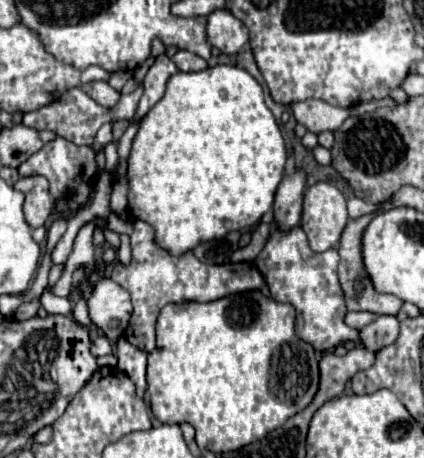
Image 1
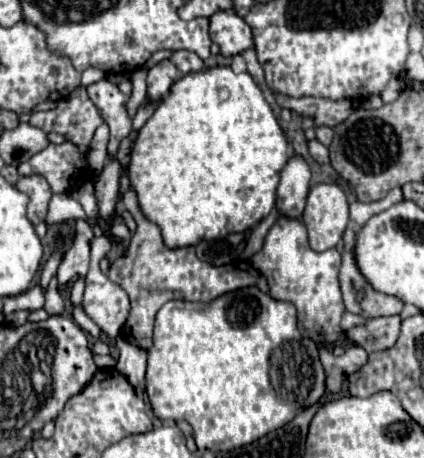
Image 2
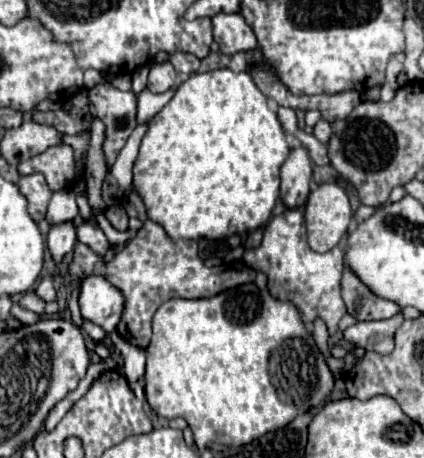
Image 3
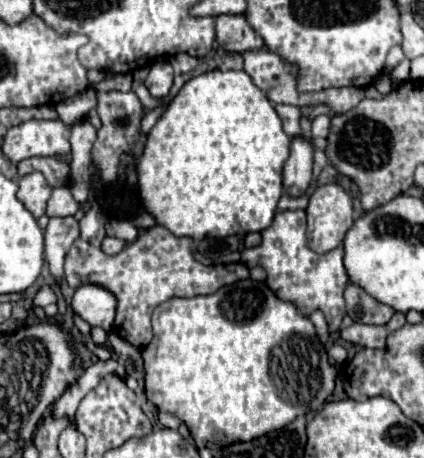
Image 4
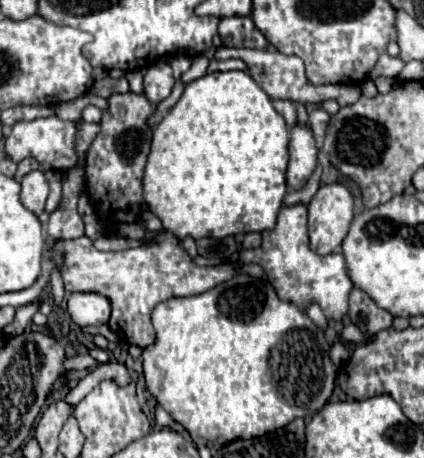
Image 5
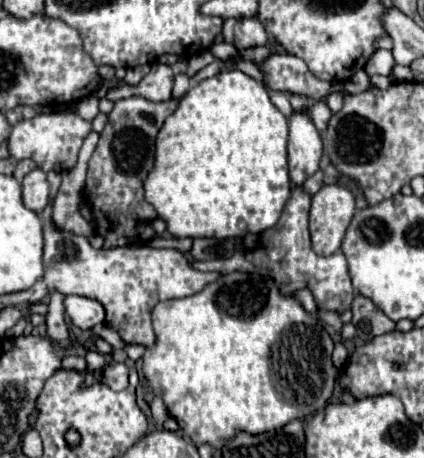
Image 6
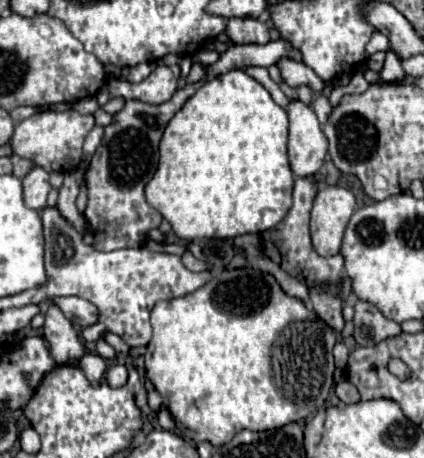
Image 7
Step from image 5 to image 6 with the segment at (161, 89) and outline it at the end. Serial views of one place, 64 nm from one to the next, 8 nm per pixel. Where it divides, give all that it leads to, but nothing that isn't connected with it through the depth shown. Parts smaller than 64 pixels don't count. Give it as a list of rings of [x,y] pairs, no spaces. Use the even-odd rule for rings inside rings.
[[[156,62],[156,64],[152,64],[152,70],[142,78],[140,84],[112,86],[106,92],[106,98],[116,102],[122,98],[130,98],[130,96],[142,96],[150,102],[164,102],[164,100],[172,98],[172,86],[174,86],[172,68],[168,64]]]

